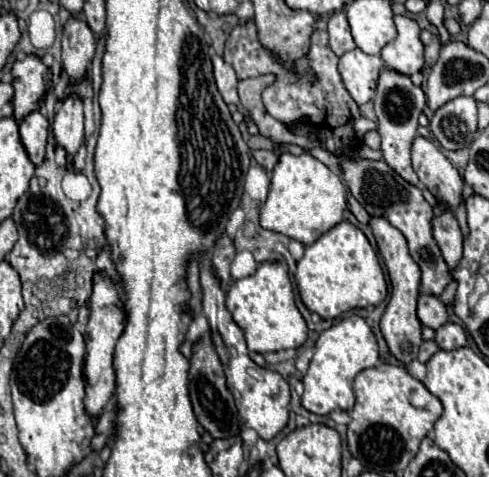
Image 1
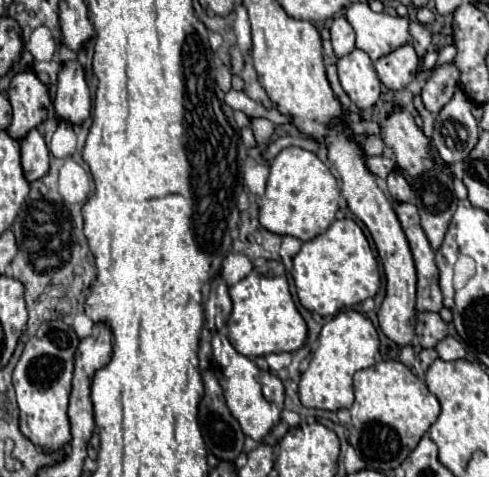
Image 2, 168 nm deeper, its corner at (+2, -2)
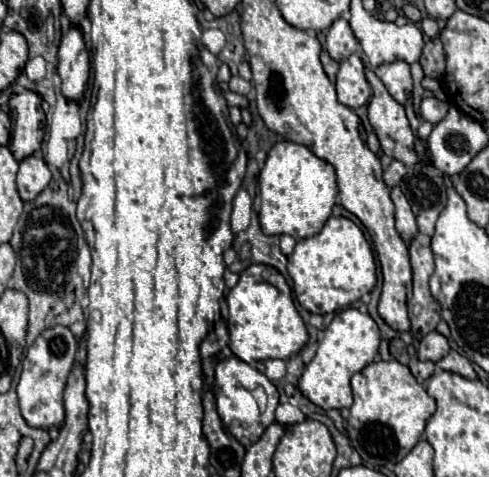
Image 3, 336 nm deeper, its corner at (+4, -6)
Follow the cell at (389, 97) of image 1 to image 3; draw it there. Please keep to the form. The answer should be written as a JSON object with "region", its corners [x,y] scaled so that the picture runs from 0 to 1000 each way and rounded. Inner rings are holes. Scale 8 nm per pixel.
{"region":[[[802,394],[802,423],[810,432],[810,482],[822,495],[822,503],[830,512],[838,512],[855,495],[855,474],[851,474],[847,449],[838,440],[838,428],[826,415],[826,407],[818,403],[818,394]]]}

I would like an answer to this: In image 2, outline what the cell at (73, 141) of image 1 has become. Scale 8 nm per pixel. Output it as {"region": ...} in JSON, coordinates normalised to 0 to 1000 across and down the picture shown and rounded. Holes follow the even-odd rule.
{"region":[[[139,130],[119,155],[119,193],[110,210],[115,252],[160,264],[184,243],[184,226],[188,214],[172,147],[160,130]]]}

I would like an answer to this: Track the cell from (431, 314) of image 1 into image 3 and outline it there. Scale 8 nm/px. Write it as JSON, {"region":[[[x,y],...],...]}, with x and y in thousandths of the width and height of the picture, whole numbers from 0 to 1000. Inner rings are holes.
{"region":[[[879,696],[875,704],[867,704],[867,713],[859,713],[859,725],[855,725],[855,751],[859,755],[896,759],[916,738],[920,738],[916,713],[904,700],[896,700],[896,696]]]}

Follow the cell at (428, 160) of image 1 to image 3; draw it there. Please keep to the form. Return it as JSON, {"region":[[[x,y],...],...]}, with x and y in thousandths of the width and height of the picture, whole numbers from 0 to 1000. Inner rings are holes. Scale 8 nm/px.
{"region":[[[744,130],[744,143],[748,143],[748,168],[761,180],[761,205],[753,214],[753,252],[757,252],[765,277],[773,285],[773,294],[777,294],[777,306],[781,306],[785,323],[793,323],[806,335],[818,335],[830,348],[847,348],[855,340],[855,327],[847,319],[847,281],[843,281],[843,268],[834,260],[826,222],[810,218],[810,210],[802,210],[802,201],[793,201],[785,176],[765,155],[765,147],[748,138],[748,130]]]}

